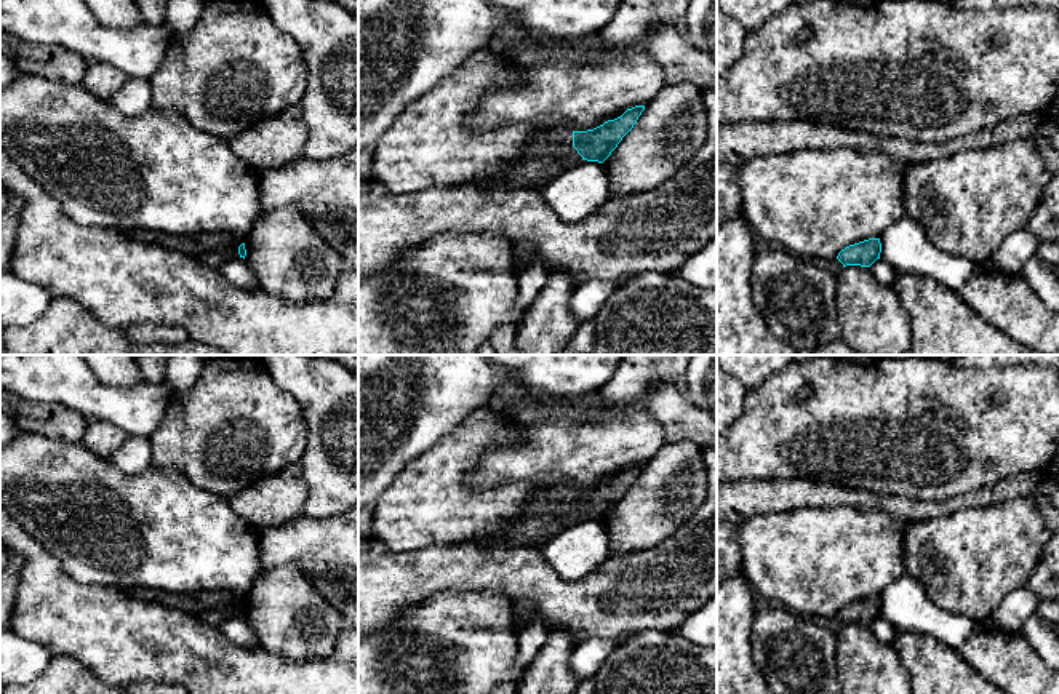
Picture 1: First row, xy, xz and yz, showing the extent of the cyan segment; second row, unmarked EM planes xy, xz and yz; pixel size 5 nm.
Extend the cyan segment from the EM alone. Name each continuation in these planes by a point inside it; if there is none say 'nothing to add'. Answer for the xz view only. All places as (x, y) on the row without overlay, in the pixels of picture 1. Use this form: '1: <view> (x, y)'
1: xz (544, 520)

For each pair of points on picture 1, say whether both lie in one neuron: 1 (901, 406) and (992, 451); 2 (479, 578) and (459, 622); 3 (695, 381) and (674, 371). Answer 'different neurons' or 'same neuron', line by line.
1: same neuron
2: different neurons
3: different neurons

